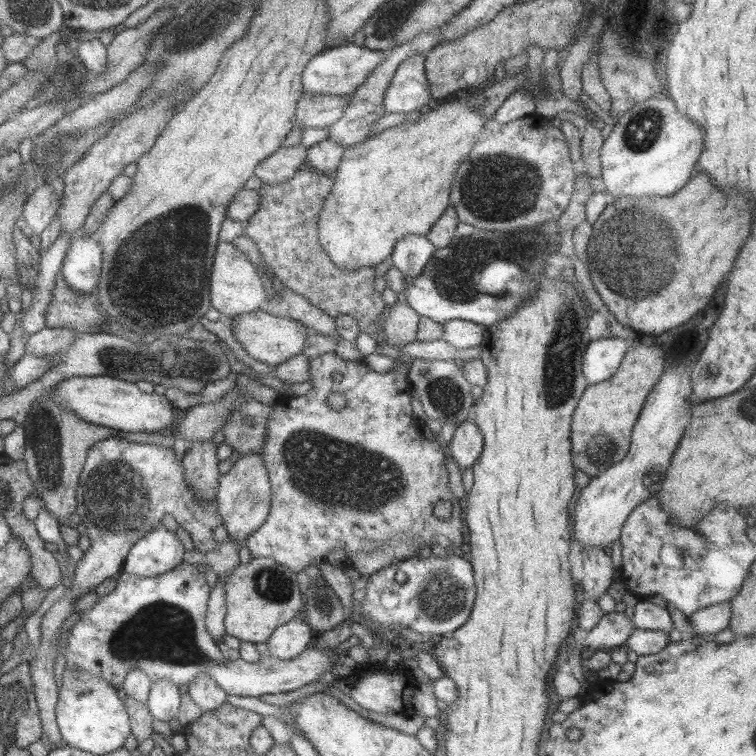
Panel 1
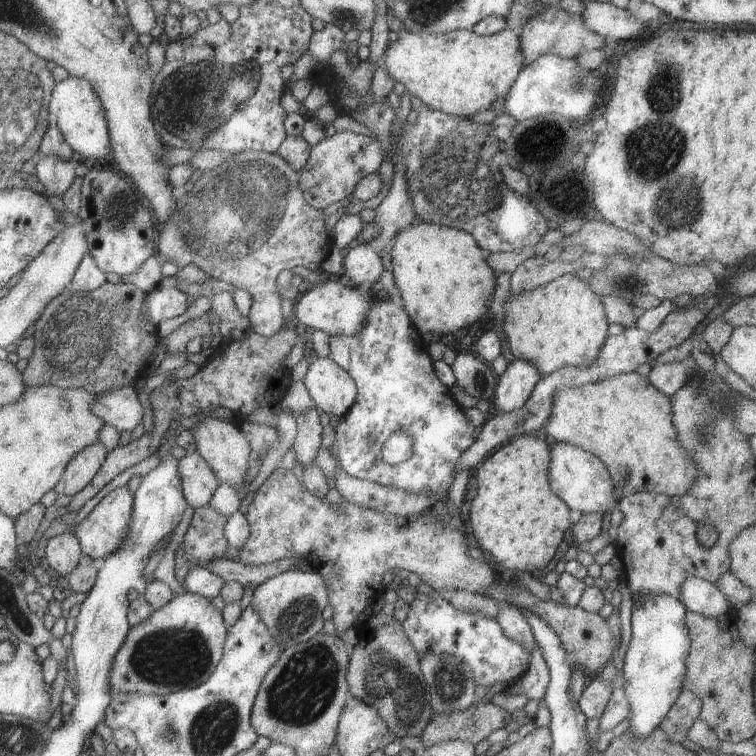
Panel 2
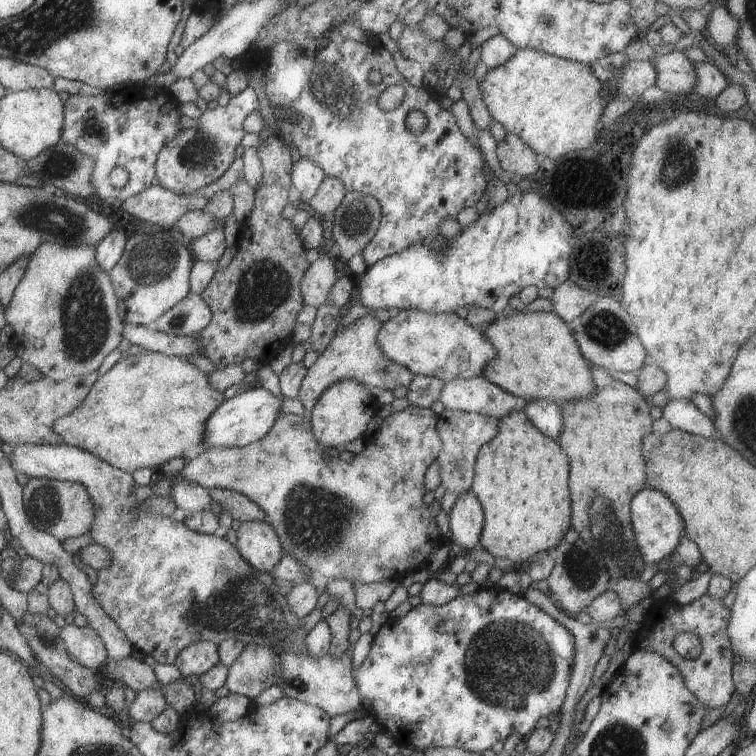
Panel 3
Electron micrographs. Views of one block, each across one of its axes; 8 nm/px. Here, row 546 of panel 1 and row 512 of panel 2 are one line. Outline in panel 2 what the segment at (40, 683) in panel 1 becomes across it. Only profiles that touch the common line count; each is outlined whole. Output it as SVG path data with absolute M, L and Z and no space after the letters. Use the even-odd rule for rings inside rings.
M125 486L110 491L94 506L73 530L83 555L90 556L92 559L103 559L105 555L116 551L116 548L124 543L128 535L126 528L131 516L132 504L133 496ZM205 505L204 507L194 507L190 525L186 529L183 537L184 556L190 562L190 568L207 567L213 559L220 559L224 556L225 548L229 547L223 534L223 527L226 516L218 513L215 509Z

